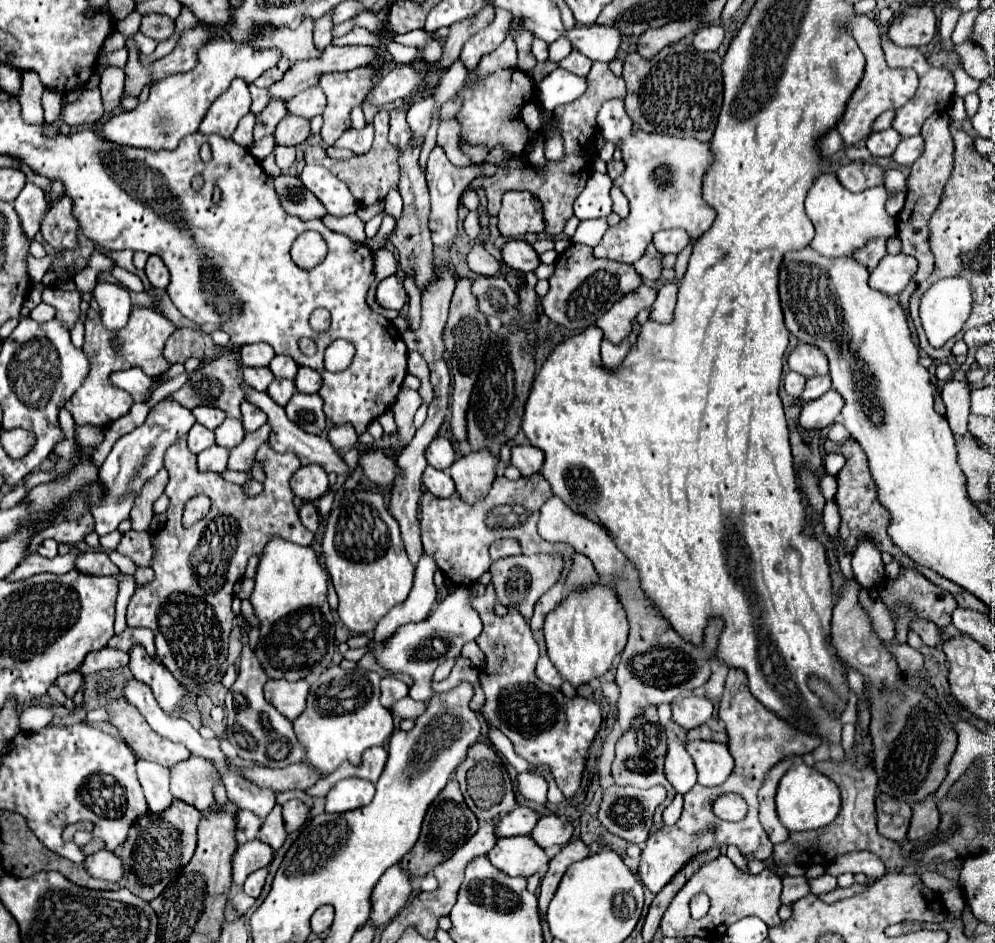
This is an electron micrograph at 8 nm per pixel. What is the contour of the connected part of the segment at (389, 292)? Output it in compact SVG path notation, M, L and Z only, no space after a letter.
M394 274L394 276L388 276L386 280L382 280L378 284L376 300L384 308L392 308L392 310L400 312L402 306L406 304L406 290L402 286L402 278Z

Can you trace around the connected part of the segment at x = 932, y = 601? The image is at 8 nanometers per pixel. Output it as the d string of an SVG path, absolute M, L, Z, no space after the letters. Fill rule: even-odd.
M902 570L896 580L890 580L888 584L884 584L884 592L880 592L880 598L896 614L896 640L898 642L906 642L906 632L914 618L924 618L944 628L952 622L952 612L958 606L950 592L938 588L936 584L932 584L920 572L914 572L914 570Z

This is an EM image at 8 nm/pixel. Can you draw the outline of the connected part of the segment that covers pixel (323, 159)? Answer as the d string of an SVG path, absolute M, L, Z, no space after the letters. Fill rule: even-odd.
M378 112L374 118L375 136L372 147L368 154L364 156L354 156L354 160L346 160L346 162L336 162L332 160L326 150L322 146L308 146L306 148L306 164L318 164L328 168L338 180L346 182L346 186L350 188L352 196L356 198L358 204L362 206L370 206L382 198L386 198L390 188L398 186L398 148L394 148L388 142L388 114L386 112ZM382 116L386 116L386 120L382 120Z

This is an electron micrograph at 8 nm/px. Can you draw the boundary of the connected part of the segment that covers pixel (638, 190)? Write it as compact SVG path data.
M608 100L602 104L598 116L600 134L612 144L622 142L622 160L626 164L624 172L612 180L630 202L630 214L620 220L614 228L608 228L598 246L594 246L596 258L610 258L626 264L634 264L642 256L653 235L668 228L686 230L692 240L704 234L716 212L704 204L702 198L702 176L710 166L710 144L698 142L694 138L674 138L664 134L650 134L638 130L632 134L632 122L624 112L622 100Z

